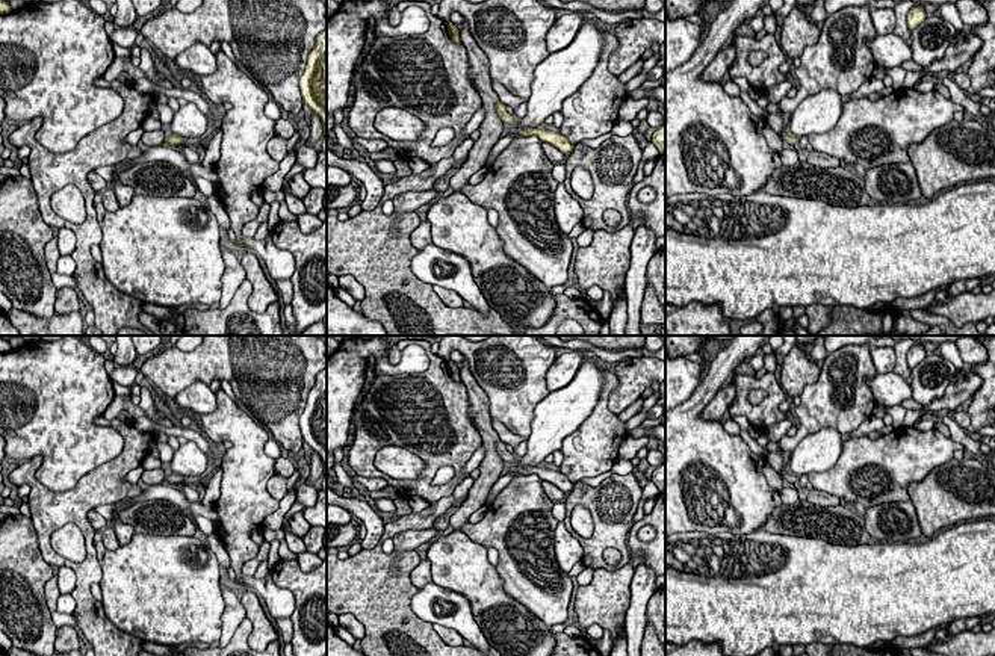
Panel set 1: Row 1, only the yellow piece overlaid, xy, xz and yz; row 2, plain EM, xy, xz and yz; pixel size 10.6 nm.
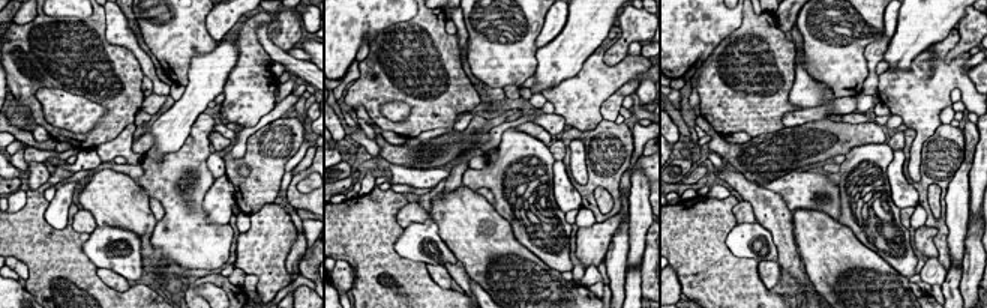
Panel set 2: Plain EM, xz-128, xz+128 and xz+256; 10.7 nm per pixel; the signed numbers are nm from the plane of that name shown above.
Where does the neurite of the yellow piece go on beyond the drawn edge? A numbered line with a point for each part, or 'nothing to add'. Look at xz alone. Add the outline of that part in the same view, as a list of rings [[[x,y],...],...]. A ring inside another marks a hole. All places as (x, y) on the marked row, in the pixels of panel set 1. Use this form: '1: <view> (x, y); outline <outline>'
nothing to add

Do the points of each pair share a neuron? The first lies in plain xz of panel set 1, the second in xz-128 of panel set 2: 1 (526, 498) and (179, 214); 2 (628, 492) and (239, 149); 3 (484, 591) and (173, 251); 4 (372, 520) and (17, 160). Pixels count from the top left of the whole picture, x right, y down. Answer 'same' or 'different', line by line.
1: same
2: different
3: different
4: different

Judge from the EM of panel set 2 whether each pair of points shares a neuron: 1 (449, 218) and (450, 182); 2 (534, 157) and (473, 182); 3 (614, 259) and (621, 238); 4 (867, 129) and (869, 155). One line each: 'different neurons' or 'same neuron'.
1: different neurons
2: same neuron
3: same neuron
4: different neurons

